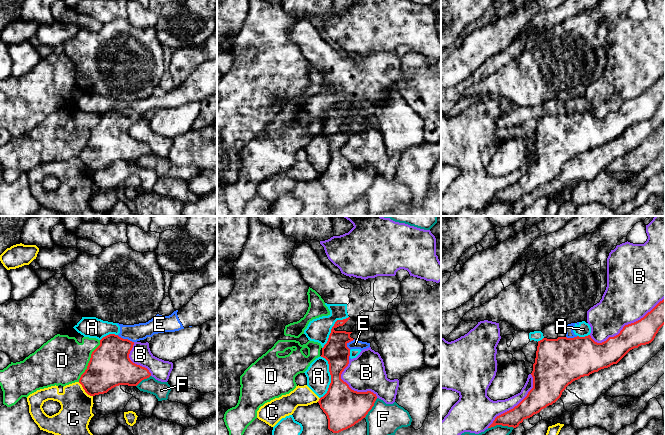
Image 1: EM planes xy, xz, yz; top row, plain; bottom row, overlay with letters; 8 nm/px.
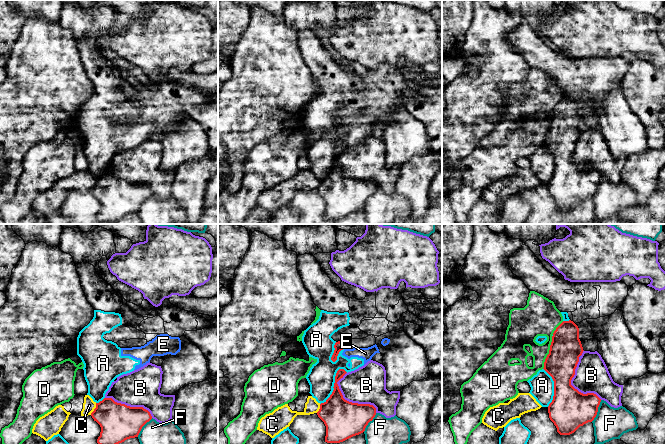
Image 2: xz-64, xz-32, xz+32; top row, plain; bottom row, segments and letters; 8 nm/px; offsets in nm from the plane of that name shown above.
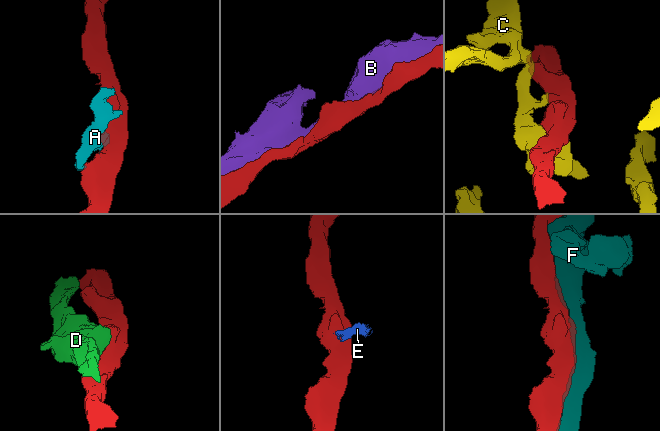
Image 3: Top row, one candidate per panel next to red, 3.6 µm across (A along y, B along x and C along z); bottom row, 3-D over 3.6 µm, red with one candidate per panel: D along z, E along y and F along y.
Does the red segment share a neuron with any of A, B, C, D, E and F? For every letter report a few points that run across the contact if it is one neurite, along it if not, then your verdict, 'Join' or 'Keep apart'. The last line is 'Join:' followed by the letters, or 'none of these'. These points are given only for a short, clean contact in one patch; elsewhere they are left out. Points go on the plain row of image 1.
A: Keep apart
B: Keep apart
C: Keep apart
D: Keep apart
E: Line: xy (117, 111), (133, 118). Keep apart
F: Keep apart
Join: none of these

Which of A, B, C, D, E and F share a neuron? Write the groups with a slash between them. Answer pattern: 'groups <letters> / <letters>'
groups A E / B / C / D / F

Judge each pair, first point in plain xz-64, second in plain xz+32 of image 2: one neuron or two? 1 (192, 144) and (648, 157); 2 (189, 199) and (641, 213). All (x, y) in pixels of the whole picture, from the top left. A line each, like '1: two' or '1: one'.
1: two
2: two

